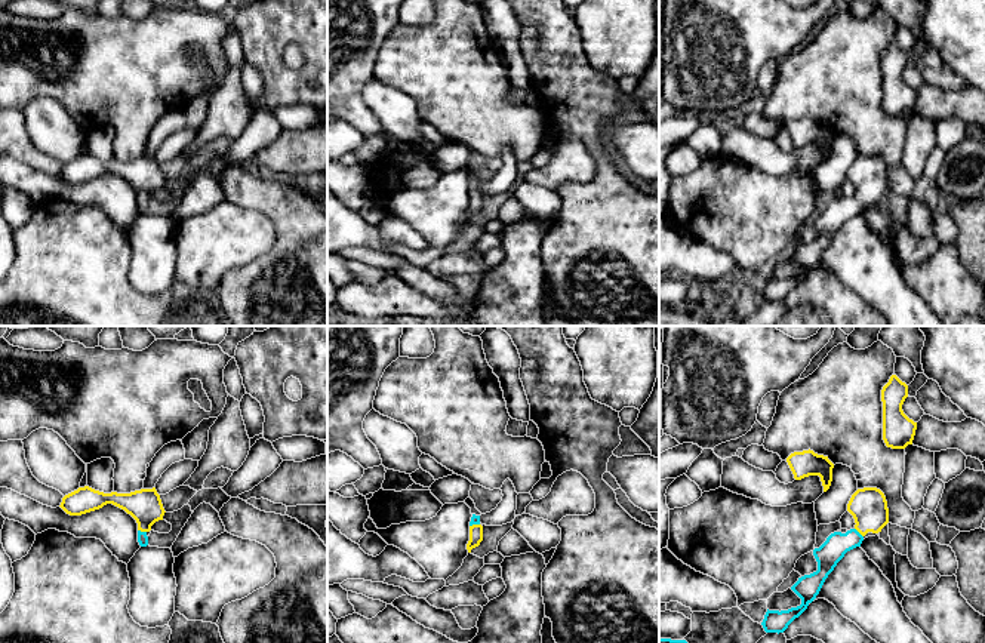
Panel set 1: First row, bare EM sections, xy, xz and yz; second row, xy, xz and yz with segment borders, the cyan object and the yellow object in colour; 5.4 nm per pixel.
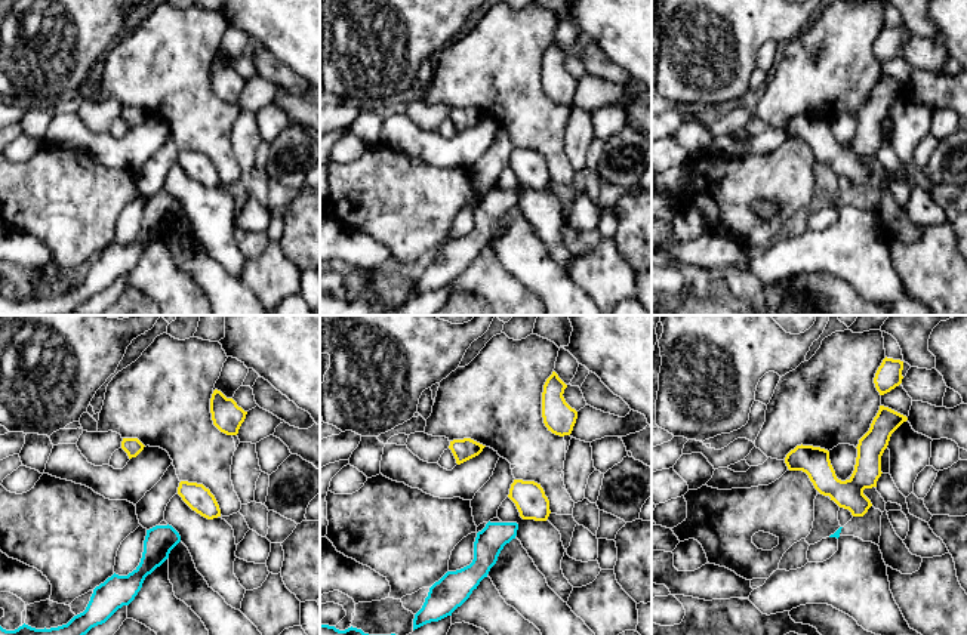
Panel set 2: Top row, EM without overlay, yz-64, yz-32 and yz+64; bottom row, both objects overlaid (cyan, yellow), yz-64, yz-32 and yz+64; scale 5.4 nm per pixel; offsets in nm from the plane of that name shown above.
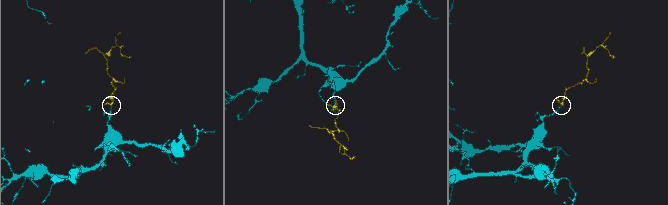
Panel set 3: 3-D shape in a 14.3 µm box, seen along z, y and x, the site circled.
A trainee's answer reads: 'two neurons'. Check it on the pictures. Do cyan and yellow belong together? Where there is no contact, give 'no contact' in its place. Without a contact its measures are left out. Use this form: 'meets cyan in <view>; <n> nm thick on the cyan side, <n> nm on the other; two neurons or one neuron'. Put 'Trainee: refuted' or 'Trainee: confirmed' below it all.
meets cyan in xy; 60 nm thick on the cyan side, 180 nm on the other; one neuron
Trainee: refuted

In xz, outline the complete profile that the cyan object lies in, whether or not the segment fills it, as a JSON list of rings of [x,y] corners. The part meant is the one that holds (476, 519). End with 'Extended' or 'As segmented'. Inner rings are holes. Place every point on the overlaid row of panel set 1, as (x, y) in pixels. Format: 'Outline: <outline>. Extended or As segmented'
Outline: [[[473,514],[470,522],[470,541],[467,544],[468,553],[471,553],[473,548],[478,547],[483,541],[483,526],[480,524],[480,516]]]. Extended

